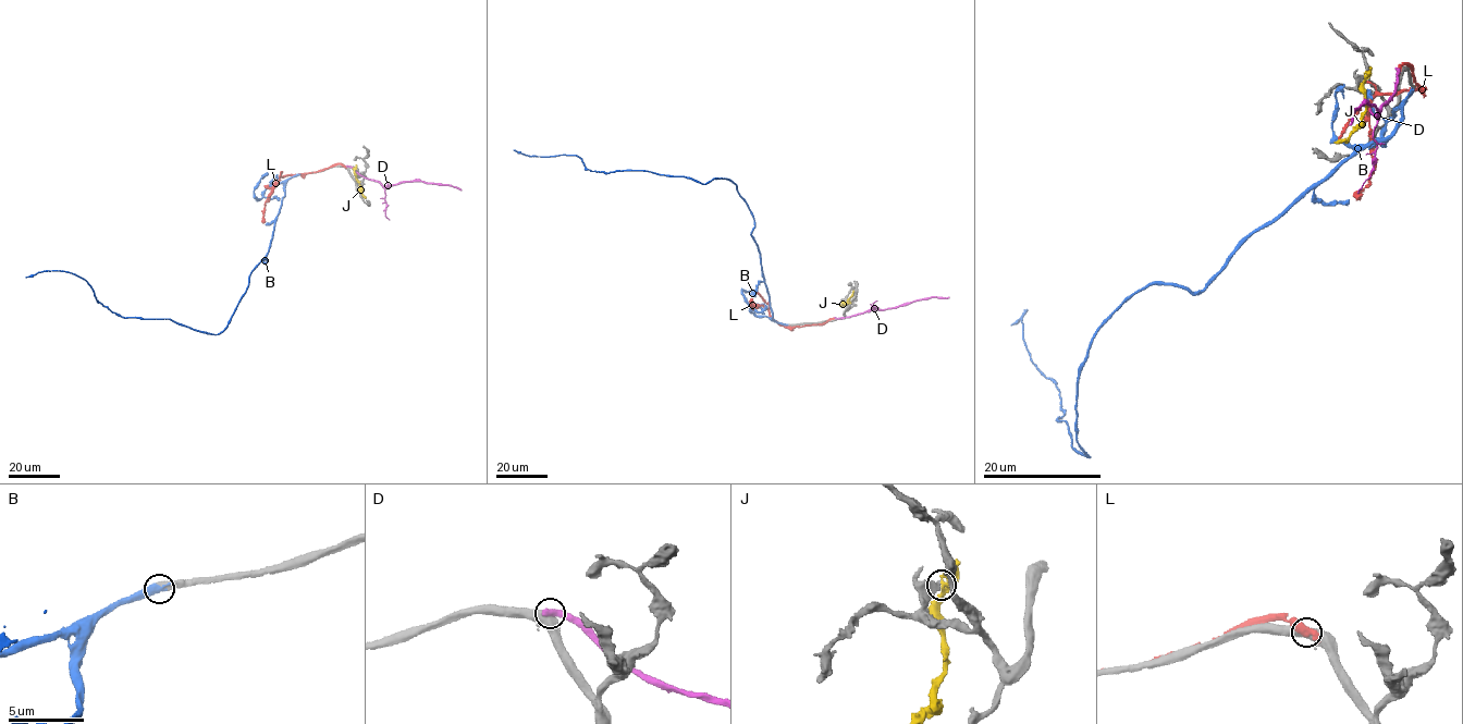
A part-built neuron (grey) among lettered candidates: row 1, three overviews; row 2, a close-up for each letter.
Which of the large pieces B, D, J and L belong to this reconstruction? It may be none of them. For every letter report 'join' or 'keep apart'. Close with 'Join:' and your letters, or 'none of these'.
B: join
D: keep apart
J: keep apart
L: keep apart
Join: B

